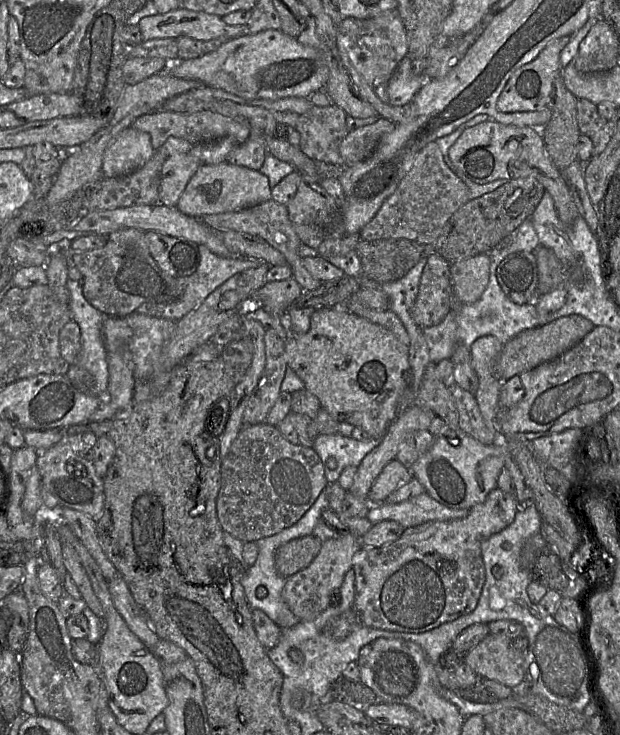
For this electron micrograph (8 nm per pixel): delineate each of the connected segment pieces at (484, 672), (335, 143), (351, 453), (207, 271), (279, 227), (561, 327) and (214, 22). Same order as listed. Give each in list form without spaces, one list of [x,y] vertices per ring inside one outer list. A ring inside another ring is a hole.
[[[489,634],[467,652],[465,662],[478,675],[510,688],[526,679],[523,654],[515,654],[511,638]]]
[[[313,106],[294,127],[300,134],[299,149],[310,159],[344,166],[339,146],[349,130],[347,114],[338,106]]]
[[[340,433],[320,434],[315,439],[312,448],[324,464],[328,483],[333,483],[338,481],[344,468],[358,468],[363,459],[380,444],[381,439],[370,438],[366,441],[359,441]],[[330,458],[334,458],[337,462],[336,468],[332,470],[327,466]]]
[[[198,245],[198,251],[200,260],[197,269],[189,276],[175,278],[176,285],[181,288],[181,297],[176,301],[168,304],[152,304],[144,303],[136,310],[138,313],[154,317],[162,317],[171,320],[179,320],[190,311],[198,308],[201,303],[220,287],[225,281],[227,281],[234,274],[240,273],[249,268],[256,268],[263,263],[266,263],[263,259],[237,257],[237,258],[224,258],[216,255],[210,251],[205,245]]]
[[[270,199],[249,208],[205,215],[199,220],[215,230],[233,230],[265,240],[270,246],[285,256],[287,264],[289,264],[292,270],[292,277],[303,290],[315,290],[322,284],[321,281],[309,273],[302,263],[302,257],[299,255],[299,247],[303,243],[293,228],[286,205],[279,204]]]
[[[571,315],[555,319],[545,325],[520,332],[503,344],[501,353],[495,363],[494,373],[500,381],[514,375],[531,370],[538,365],[552,360],[578,342],[580,342],[595,326],[585,317]]]
[[[178,8],[165,14],[143,17],[138,27],[142,41],[165,38],[175,39],[180,36],[201,41],[220,37],[227,40],[249,34],[246,26],[231,26],[219,16],[202,11]]]

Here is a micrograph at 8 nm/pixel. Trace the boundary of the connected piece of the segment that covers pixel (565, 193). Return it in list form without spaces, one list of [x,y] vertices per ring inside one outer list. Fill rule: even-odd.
[[[490,119],[464,130],[448,154],[453,172],[458,177],[465,177],[476,184],[534,177],[549,192],[557,215],[565,226],[572,225],[579,216],[566,181],[547,154],[544,138],[537,128],[504,125]]]

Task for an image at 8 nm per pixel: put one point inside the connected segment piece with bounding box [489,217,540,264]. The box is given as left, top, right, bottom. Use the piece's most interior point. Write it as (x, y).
(524, 238)

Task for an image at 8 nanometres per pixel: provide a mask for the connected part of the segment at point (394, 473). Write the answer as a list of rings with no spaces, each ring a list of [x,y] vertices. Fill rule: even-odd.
[[[397,459],[390,461],[373,483],[368,501],[371,505],[384,503],[387,497],[397,488],[407,484],[413,478],[410,469]]]

